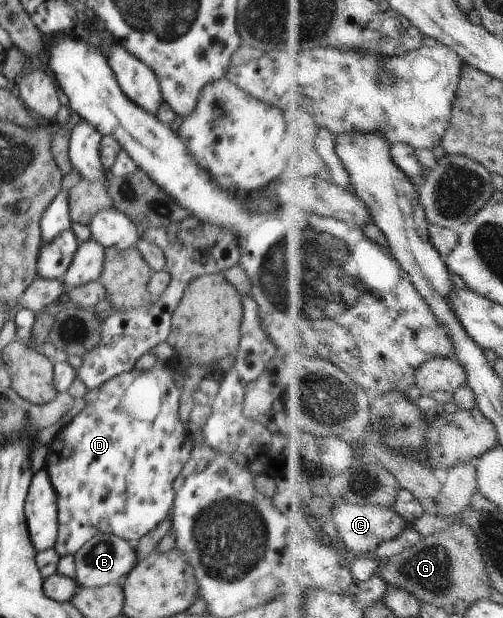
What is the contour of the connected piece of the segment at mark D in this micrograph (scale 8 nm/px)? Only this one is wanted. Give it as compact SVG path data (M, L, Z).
M170 364L140 371L135 367L112 377L100 389L88 390L86 407L48 445L45 469L56 491L58 533L53 547L59 556L75 555L96 534L112 533L135 544L171 515L174 479L189 462L193 449L180 420L180 393Z

